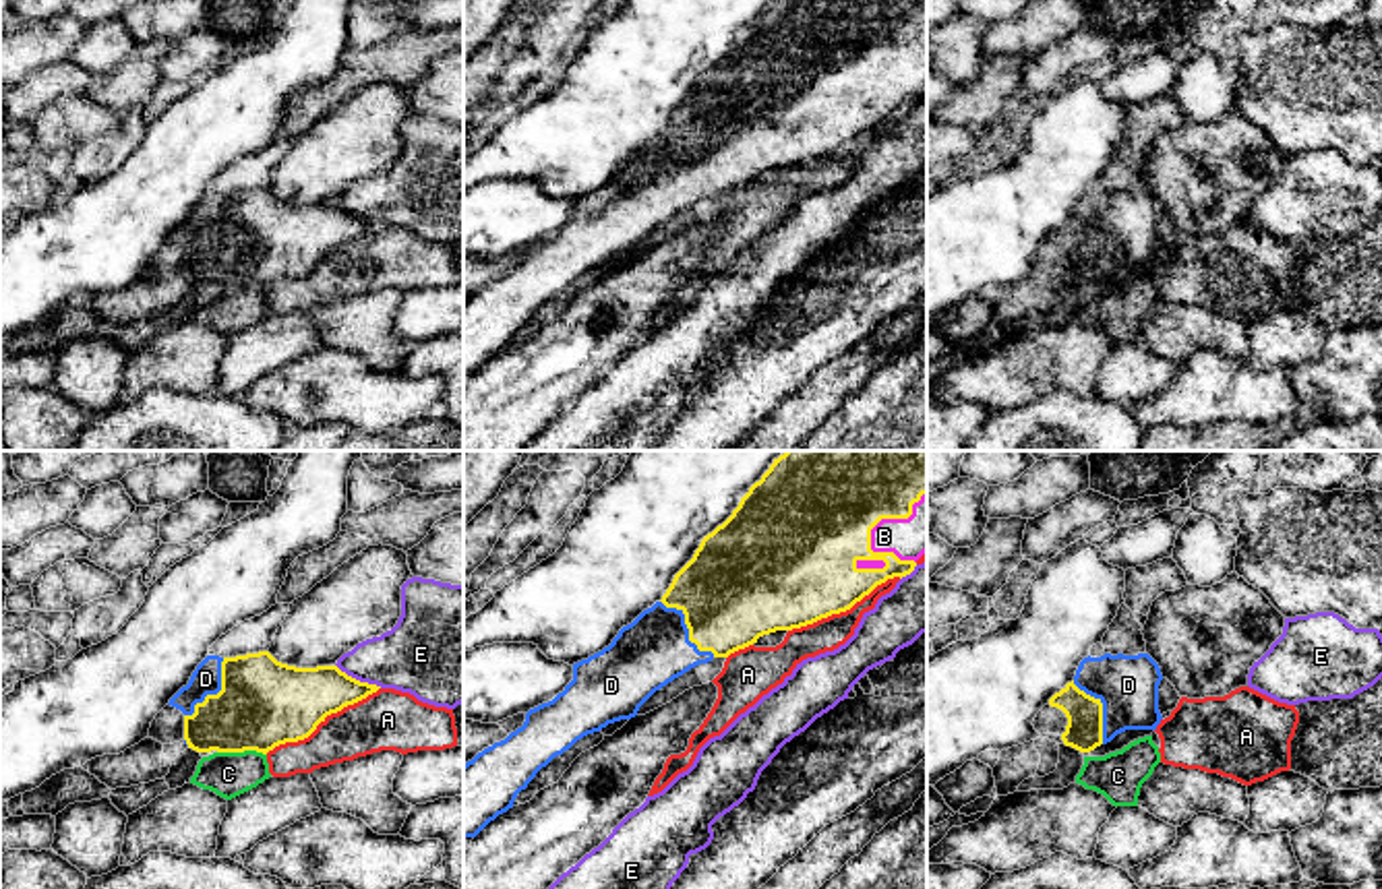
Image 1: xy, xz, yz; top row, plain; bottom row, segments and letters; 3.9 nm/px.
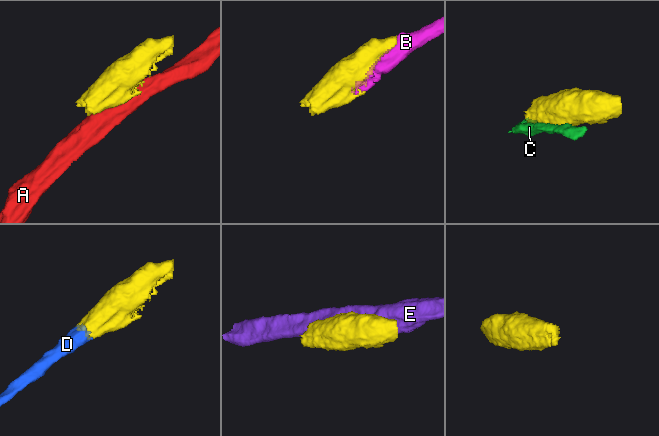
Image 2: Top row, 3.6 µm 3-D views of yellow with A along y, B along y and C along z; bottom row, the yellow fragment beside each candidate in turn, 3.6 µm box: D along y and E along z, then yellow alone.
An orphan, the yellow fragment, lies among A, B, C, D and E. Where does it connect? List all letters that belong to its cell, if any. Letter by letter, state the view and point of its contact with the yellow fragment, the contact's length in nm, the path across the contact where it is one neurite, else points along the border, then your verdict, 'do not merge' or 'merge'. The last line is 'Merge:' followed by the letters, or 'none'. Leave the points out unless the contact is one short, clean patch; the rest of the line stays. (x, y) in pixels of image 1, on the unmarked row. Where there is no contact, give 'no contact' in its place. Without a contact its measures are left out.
A: contact xy (321, 257); length 500 nm; do not merge
B: contact xz (890, 54); length 320 nm; merge
C: contact xy (243, 288); length 190 nm; do not merge
D: contact xz (687, 164); length 300 nm; way xz (737, 125), (687, 164), (654, 187); merge
E: contact xy (358, 218); length 200 nm; do not merge
Merge: B, D

